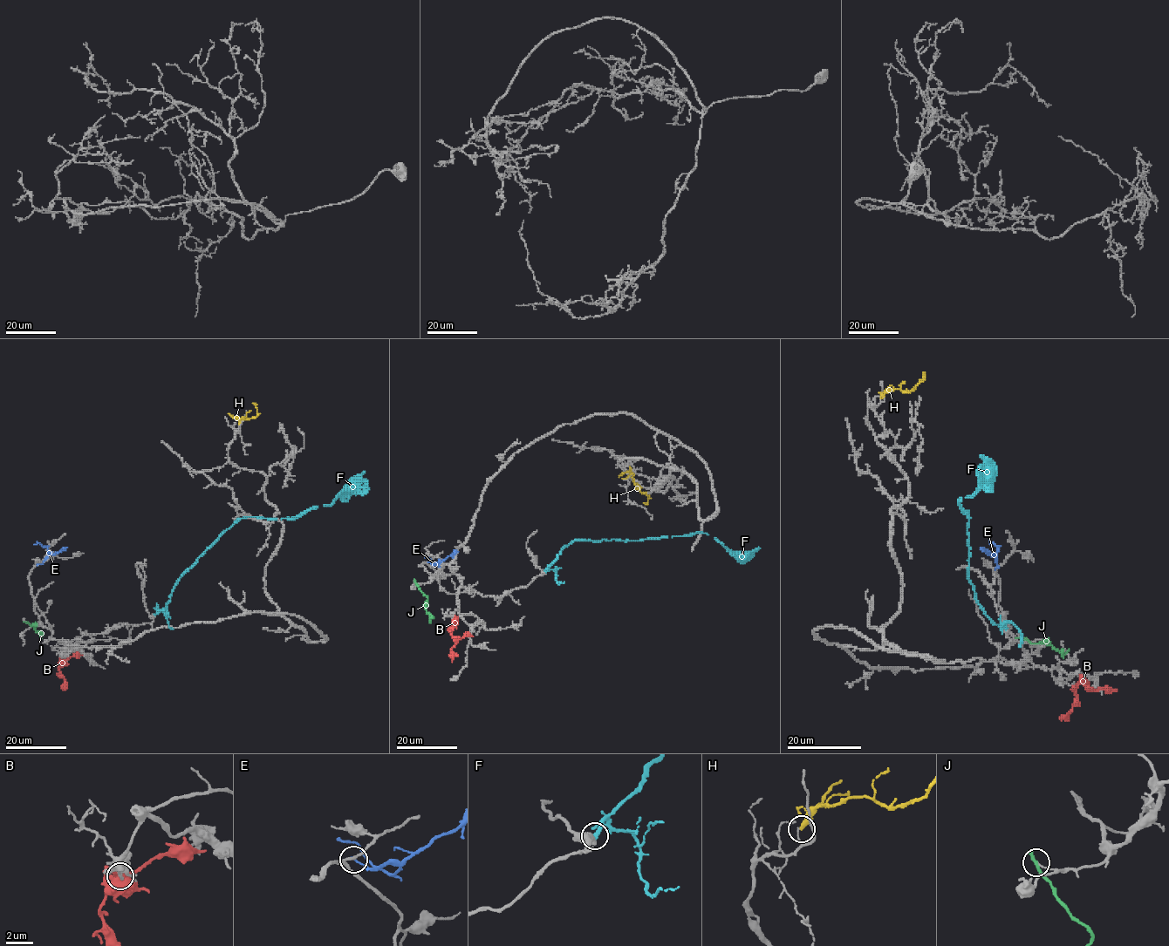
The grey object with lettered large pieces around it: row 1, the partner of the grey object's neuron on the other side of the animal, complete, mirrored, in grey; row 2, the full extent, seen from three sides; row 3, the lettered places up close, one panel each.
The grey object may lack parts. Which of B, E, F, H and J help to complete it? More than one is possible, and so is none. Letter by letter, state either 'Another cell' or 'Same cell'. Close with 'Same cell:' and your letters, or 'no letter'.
B: Another cell
E: Another cell
F: Another cell
H: Another cell
J: Another cell
Same cell: no letter

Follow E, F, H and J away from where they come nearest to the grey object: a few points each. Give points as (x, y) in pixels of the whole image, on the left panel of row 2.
E: (37, 564), (48, 554), (47, 547), (39, 543), (34, 544)
F: (154, 614), (168, 602), (178, 579), (240, 520), (298, 518), (309, 509), (329, 506), (364, 471)
H: (239, 424), (242, 417), (249, 419), (258, 414), (253, 403)
J: (24, 622), (36, 625), (35, 630), (38, 631)

